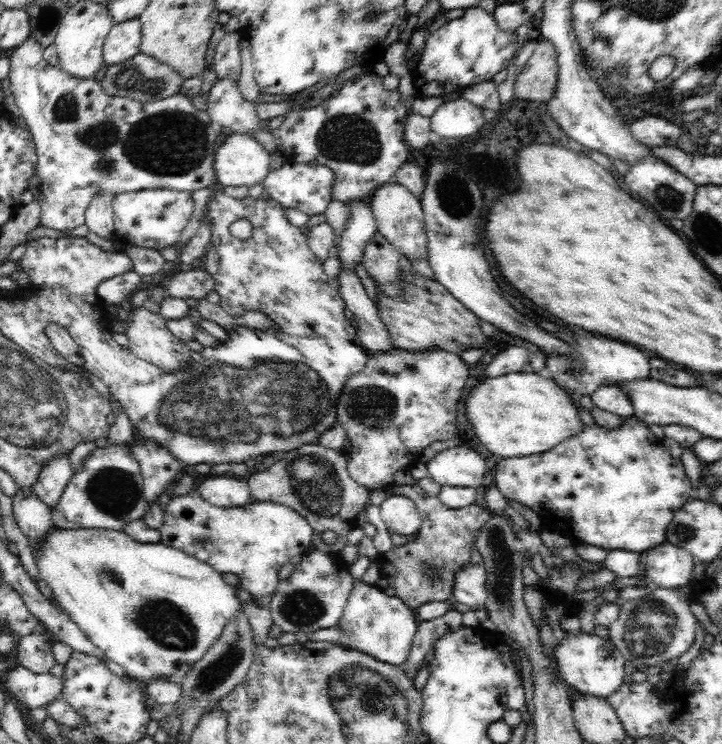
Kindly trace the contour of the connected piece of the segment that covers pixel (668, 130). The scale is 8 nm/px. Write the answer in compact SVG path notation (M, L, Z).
M646 116L642 120L636 120L630 126L634 138L650 148L659 146L678 146L679 139L686 128L682 128L678 122L668 122L664 118Z

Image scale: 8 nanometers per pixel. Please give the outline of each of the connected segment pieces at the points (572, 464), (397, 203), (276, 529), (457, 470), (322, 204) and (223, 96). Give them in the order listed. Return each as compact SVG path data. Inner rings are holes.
M634 414L620 416L620 419L622 419L622 426L620 428L604 428L598 424L584 425L577 435L559 443L550 451L528 457L504 458L498 464L498 468L496 468L496 482L494 482L494 486L506 499L518 501L525 508L538 514L542 518L542 531L558 532L572 538L576 543L584 542L592 546L606 548L608 551L620 549L640 553L643 550L653 549L666 540L665 534L674 518L674 514L679 509L682 509L686 501L691 499L693 489L689 478L686 477L683 470L681 460L675 460L670 457L669 452L663 446L663 440L658 439L652 433L648 424L638 420Z
M396 181L379 185L370 195L371 211L377 222L377 231L386 237L394 249L413 262L428 261L428 240L426 225L423 218L423 208L418 197Z
M195 491L187 493L186 496L174 495L163 509L163 524L158 528L161 543L177 548L188 556L195 556L220 573L236 574L240 580L236 588L244 591L258 606L261 606L265 598L272 596L278 587L278 570L286 562L299 559L301 553L306 554L313 540L314 530L302 516L272 501L256 501L254 504L247 503L239 508L217 508L204 501Z
M452 445L427 462L430 477L441 487L477 489L483 486L486 460L472 448Z
M285 163L267 174L263 190L267 190L271 198L280 203L284 209L296 208L309 217L314 214L325 214L326 207L332 200L333 178L333 169L326 165Z
M234 79L216 80L211 88L206 110L217 127L226 127L230 134L251 136L260 130L260 120L255 105L245 100Z

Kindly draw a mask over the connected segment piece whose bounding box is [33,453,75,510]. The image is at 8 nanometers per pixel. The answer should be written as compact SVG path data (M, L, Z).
M70 453L59 455L47 463L38 474L36 483L33 485L34 493L51 510L58 504L62 492L75 474L69 456Z

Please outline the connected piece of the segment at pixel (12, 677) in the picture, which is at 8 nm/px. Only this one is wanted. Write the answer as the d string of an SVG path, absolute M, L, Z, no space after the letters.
M22 665L8 668L5 674L5 694L15 699L18 706L42 708L48 700L61 698L62 679L50 673L34 674Z

